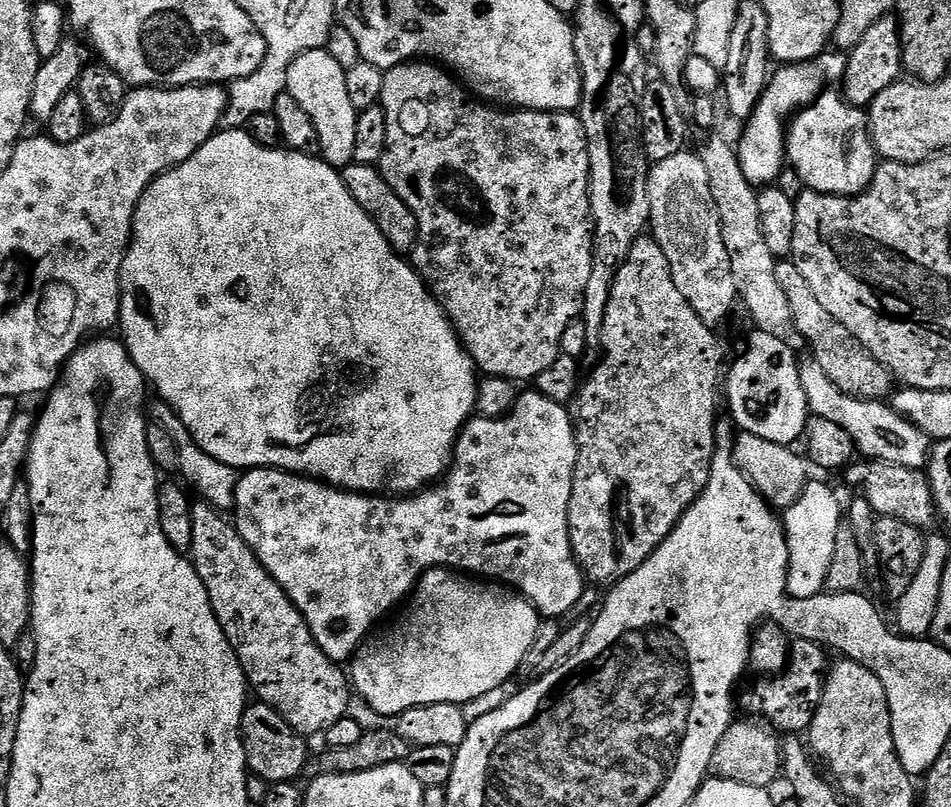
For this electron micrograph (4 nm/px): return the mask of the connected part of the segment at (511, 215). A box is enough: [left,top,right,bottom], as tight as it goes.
[378,62,594,382]

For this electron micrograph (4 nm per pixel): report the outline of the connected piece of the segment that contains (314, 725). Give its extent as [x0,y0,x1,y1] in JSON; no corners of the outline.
[190,498,354,738]

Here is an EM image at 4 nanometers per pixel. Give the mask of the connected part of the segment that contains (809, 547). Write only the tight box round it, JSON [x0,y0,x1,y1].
[782,480,844,600]

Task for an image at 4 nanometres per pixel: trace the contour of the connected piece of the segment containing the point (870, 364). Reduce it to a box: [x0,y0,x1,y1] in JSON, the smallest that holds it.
[776,258,894,400]

